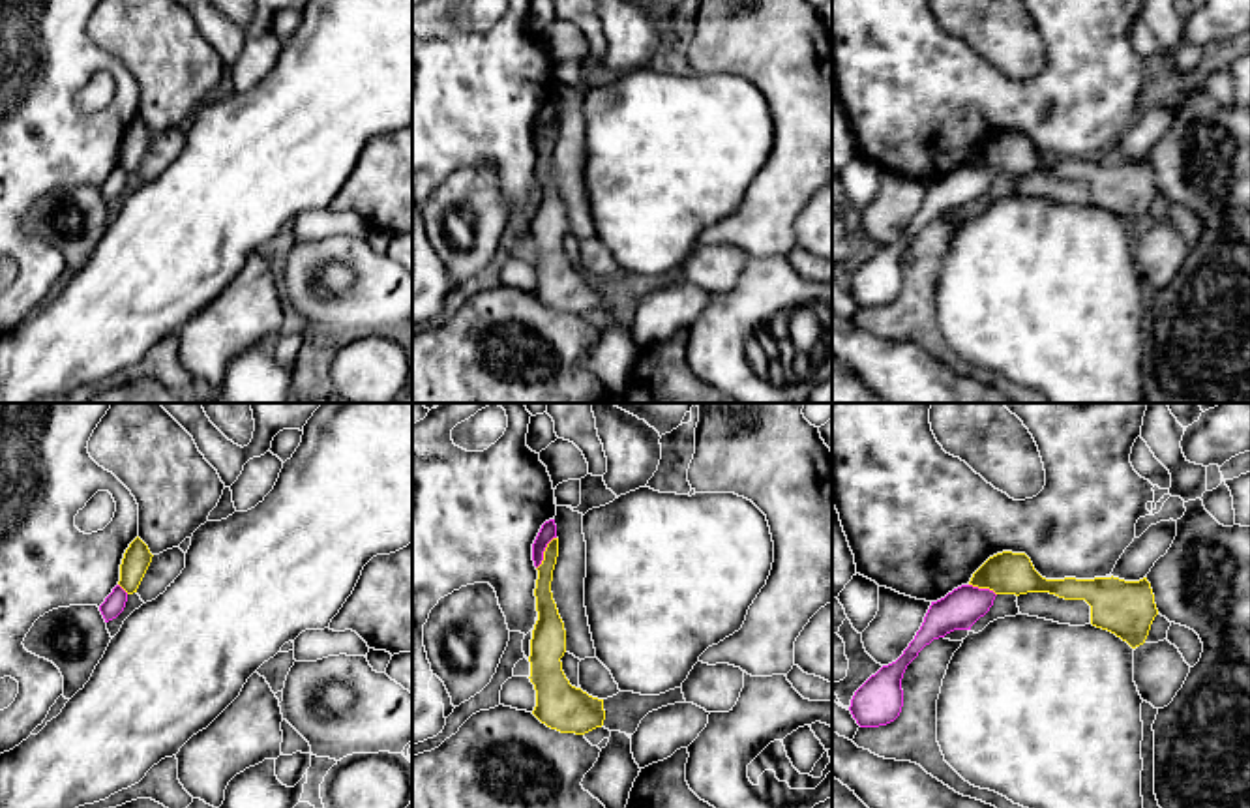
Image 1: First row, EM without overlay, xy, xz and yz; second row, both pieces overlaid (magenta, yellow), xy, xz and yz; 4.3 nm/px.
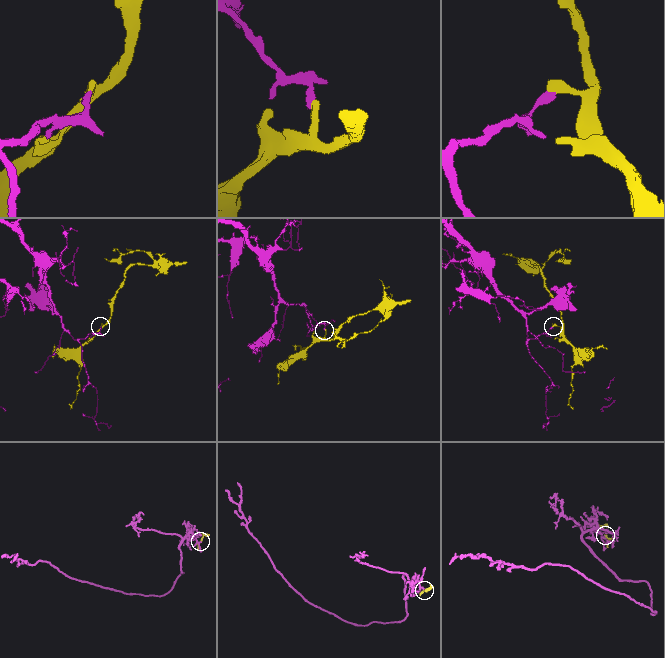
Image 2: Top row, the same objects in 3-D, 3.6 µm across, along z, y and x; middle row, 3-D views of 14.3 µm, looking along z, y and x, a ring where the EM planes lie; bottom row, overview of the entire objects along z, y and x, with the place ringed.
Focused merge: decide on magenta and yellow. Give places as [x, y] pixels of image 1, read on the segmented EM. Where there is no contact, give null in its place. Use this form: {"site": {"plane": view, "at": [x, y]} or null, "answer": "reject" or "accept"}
{"site": {"plane": "xz", "at": [542, 553]}, "answer": "reject"}

